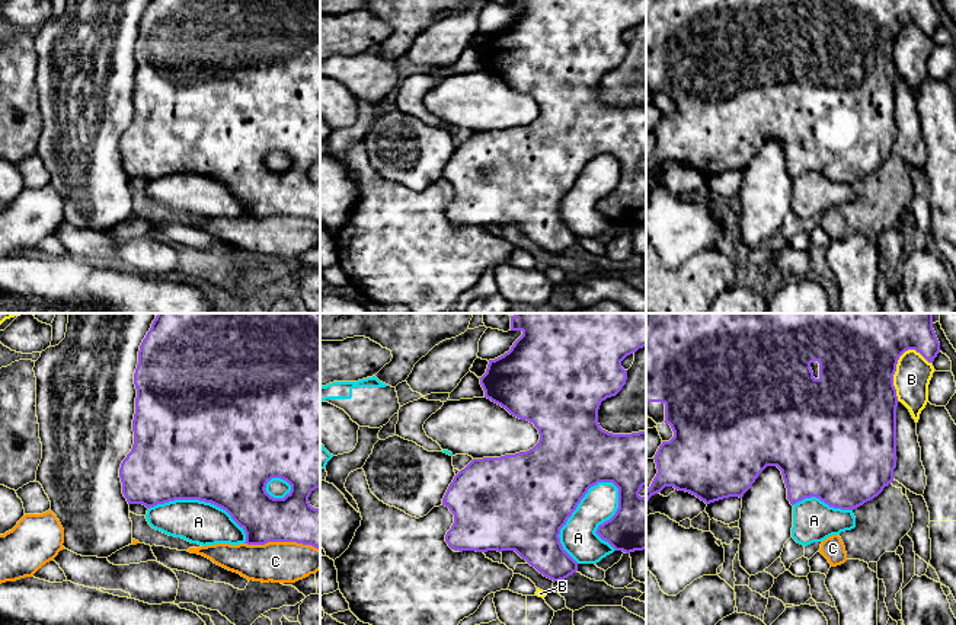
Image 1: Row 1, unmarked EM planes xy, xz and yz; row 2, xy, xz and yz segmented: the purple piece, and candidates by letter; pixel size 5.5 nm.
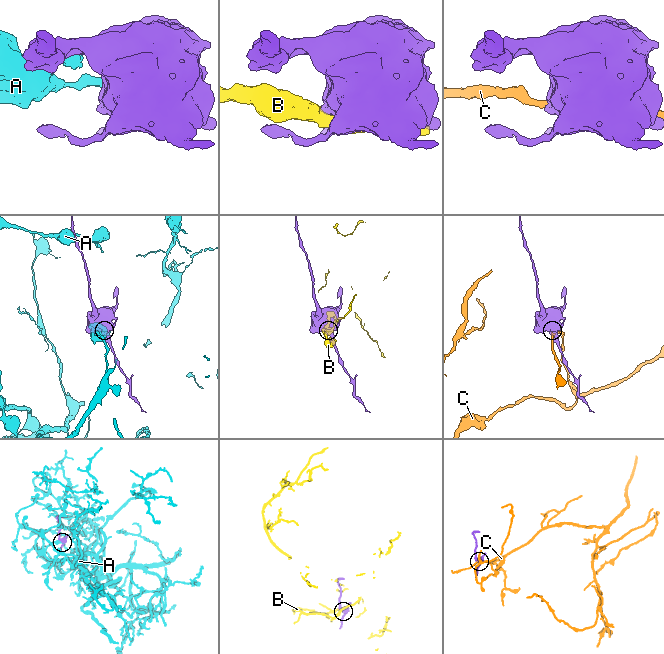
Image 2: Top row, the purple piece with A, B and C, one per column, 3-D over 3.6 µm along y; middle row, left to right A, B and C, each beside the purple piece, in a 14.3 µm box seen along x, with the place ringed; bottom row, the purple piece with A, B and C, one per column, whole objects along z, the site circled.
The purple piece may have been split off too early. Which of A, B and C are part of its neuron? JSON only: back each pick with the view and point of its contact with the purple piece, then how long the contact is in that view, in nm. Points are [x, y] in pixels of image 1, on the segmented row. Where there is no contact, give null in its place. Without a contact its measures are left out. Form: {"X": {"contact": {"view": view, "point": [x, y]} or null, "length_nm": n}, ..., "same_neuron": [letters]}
{"same_neuron": []}

